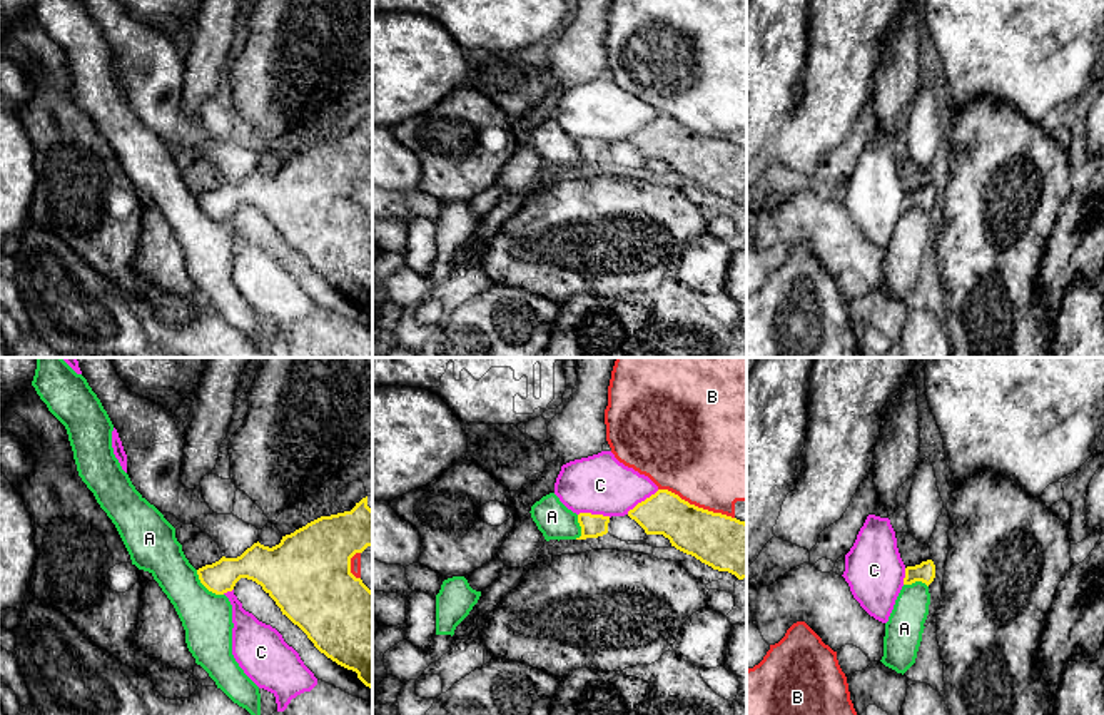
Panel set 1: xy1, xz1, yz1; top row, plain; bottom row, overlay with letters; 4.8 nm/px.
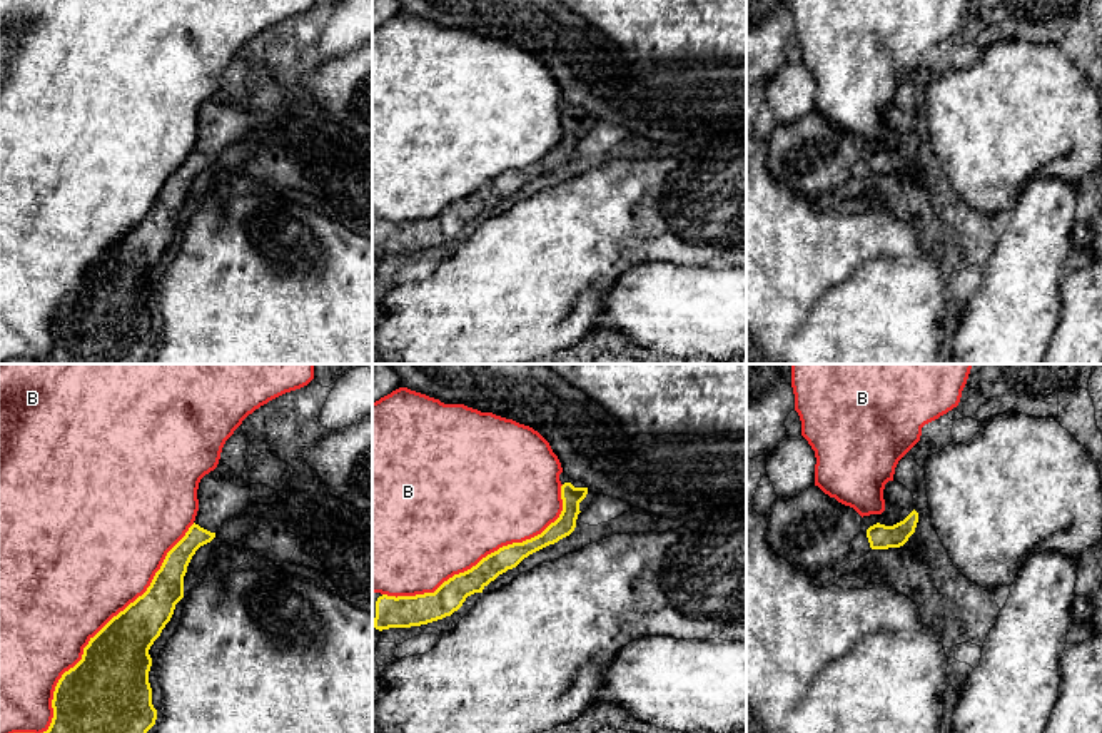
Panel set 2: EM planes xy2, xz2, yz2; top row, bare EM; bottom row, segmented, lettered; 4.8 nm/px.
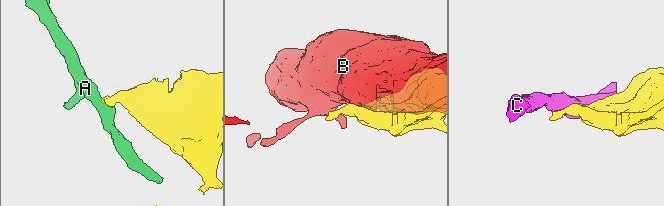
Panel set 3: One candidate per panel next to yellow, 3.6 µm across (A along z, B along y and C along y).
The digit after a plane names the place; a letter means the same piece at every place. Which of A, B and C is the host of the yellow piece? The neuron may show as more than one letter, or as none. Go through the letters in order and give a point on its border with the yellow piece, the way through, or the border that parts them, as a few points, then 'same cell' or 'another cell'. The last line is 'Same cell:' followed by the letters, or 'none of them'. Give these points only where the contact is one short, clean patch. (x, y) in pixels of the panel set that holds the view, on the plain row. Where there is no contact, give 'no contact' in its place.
A: xy1 (206, 212) | along xy1 (196, 196), (209, 216), (222, 221) | another cell
B: xy2 (87, 271) | another cell
C: xz1 (642, 127) | another cell
Same cell: none of them

